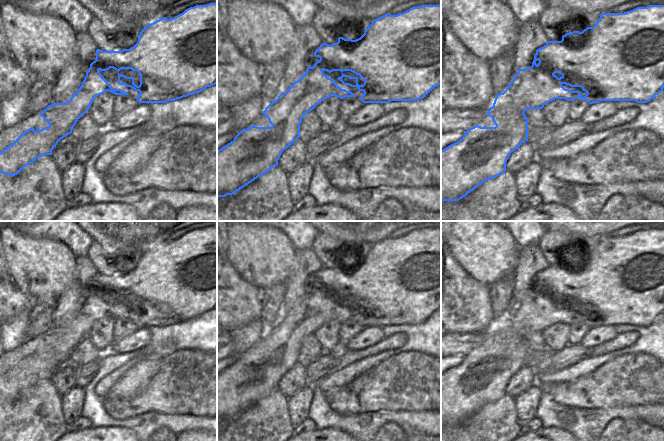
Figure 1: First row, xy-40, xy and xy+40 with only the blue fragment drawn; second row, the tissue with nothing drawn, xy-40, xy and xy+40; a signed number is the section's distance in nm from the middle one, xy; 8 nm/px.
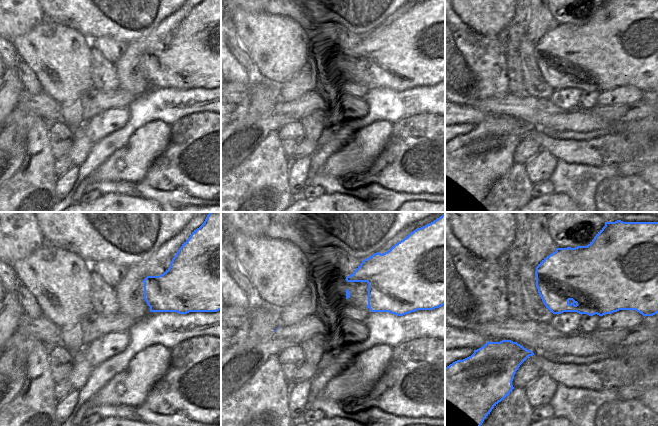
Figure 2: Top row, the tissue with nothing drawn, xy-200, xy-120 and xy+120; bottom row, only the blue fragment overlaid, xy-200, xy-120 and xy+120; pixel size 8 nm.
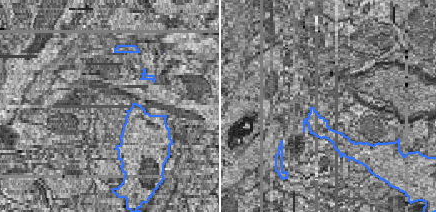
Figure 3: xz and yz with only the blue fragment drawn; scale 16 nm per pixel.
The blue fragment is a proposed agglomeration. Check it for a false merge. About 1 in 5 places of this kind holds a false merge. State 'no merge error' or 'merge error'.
no merge error

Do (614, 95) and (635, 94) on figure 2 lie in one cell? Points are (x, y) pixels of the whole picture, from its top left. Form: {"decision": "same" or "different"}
{"decision": "same"}

